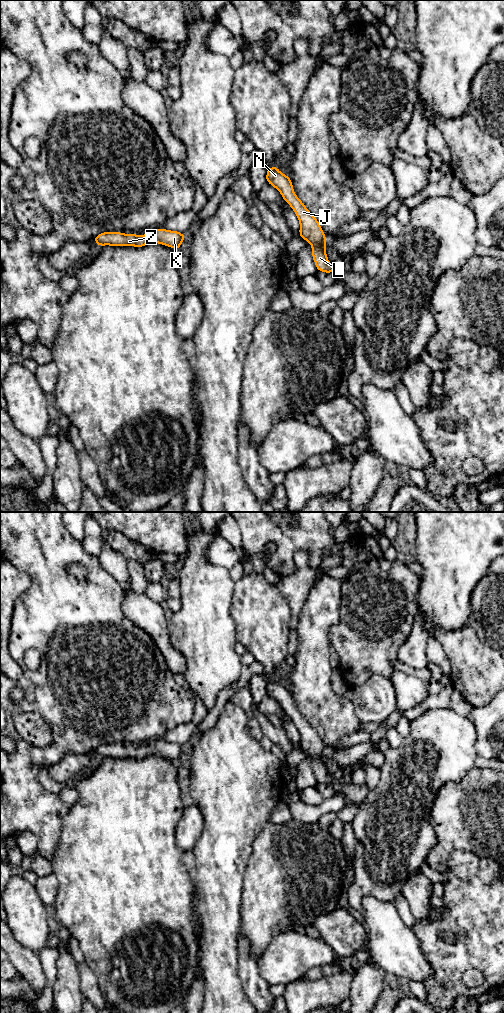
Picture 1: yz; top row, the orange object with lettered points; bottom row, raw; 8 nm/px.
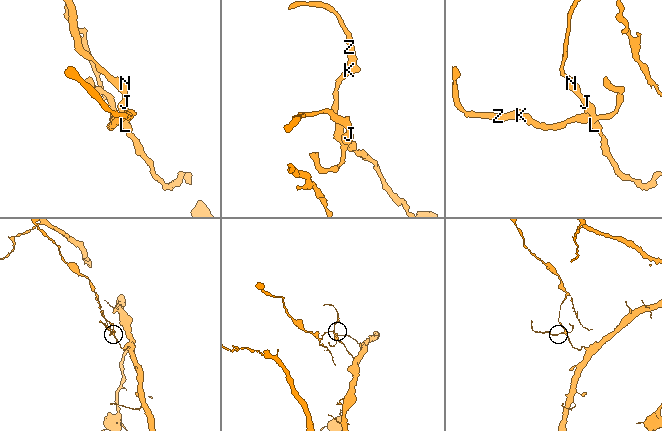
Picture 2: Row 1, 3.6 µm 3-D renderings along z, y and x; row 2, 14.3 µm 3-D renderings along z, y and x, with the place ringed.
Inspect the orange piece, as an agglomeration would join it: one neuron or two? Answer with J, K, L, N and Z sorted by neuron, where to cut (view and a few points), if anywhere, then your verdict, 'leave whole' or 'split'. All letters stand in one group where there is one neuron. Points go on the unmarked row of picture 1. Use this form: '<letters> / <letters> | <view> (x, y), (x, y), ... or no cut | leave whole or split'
J N / K L Z | yz (326, 754), (313, 759) | split

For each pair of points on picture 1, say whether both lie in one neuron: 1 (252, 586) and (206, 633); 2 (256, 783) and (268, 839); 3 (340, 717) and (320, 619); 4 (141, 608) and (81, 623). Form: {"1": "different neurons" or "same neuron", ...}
{"1": "different neurons", "2": "different neurons", "3": "same neuron", "4": "different neurons"}

